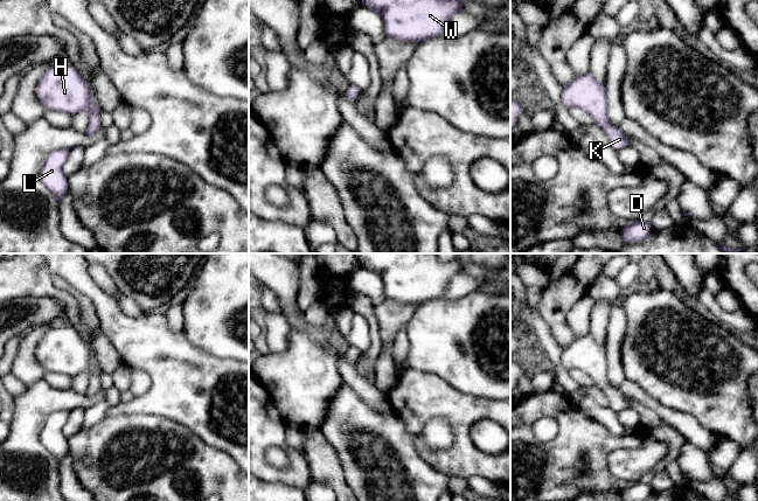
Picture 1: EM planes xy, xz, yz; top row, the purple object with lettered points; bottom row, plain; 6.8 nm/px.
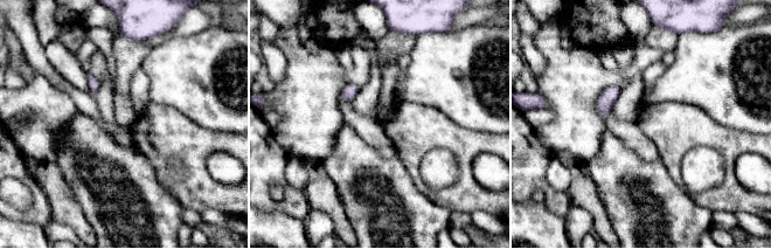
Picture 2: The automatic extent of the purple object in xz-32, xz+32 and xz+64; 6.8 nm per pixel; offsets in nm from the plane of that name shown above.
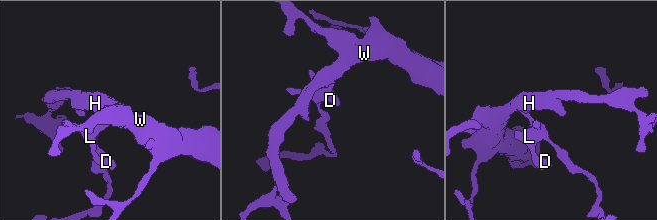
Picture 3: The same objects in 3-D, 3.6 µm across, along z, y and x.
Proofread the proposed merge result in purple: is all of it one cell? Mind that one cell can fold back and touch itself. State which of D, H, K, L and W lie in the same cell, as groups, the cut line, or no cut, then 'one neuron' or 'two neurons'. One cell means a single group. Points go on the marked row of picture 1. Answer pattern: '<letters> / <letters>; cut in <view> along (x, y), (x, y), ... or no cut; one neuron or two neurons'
D H K L W; no cut; one neuron

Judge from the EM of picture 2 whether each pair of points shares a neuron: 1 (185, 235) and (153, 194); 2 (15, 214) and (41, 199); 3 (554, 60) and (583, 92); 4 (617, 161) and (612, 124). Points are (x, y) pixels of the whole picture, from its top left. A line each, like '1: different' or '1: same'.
1: different
2: same
3: same
4: different

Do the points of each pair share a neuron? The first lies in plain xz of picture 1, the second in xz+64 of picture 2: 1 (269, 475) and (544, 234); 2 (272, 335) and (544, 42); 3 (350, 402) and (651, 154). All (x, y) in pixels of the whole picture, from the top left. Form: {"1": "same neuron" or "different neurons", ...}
{"1": "different neurons", "2": "different neurons", "3": "different neurons"}

